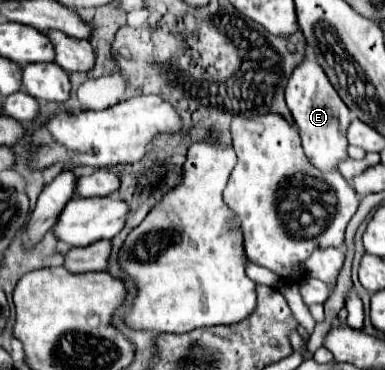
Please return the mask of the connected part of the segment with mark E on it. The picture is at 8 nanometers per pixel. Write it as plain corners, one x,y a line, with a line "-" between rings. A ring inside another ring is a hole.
305,57
305,61
293,71
285,89
285,99
299,129
303,151
309,161
323,173
335,171
337,165
347,159
347,127
351,121
351,113
313,57

